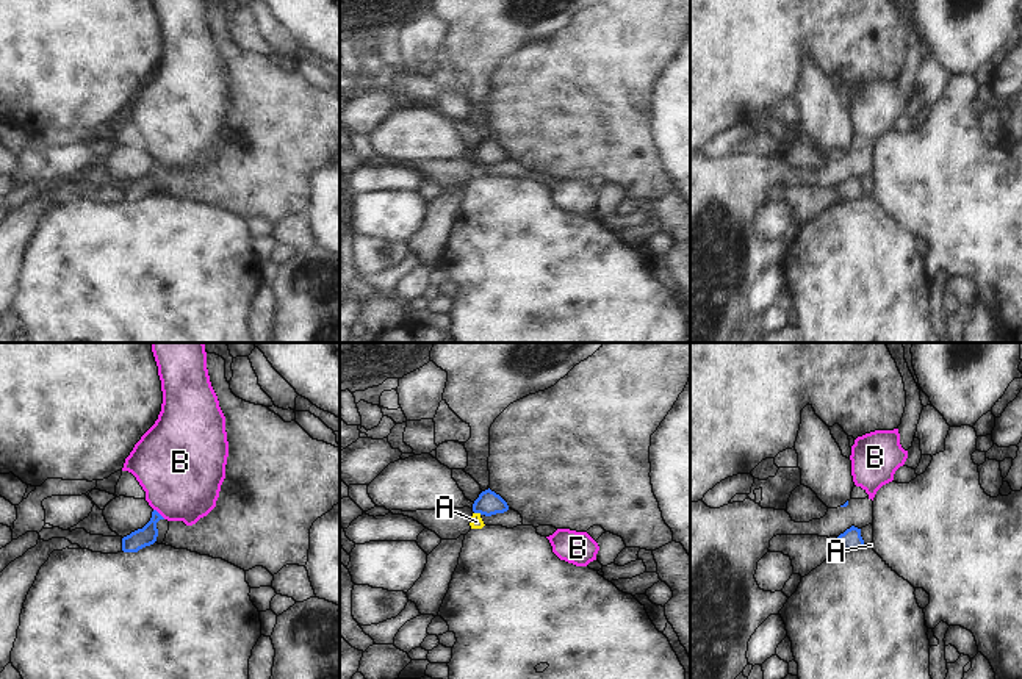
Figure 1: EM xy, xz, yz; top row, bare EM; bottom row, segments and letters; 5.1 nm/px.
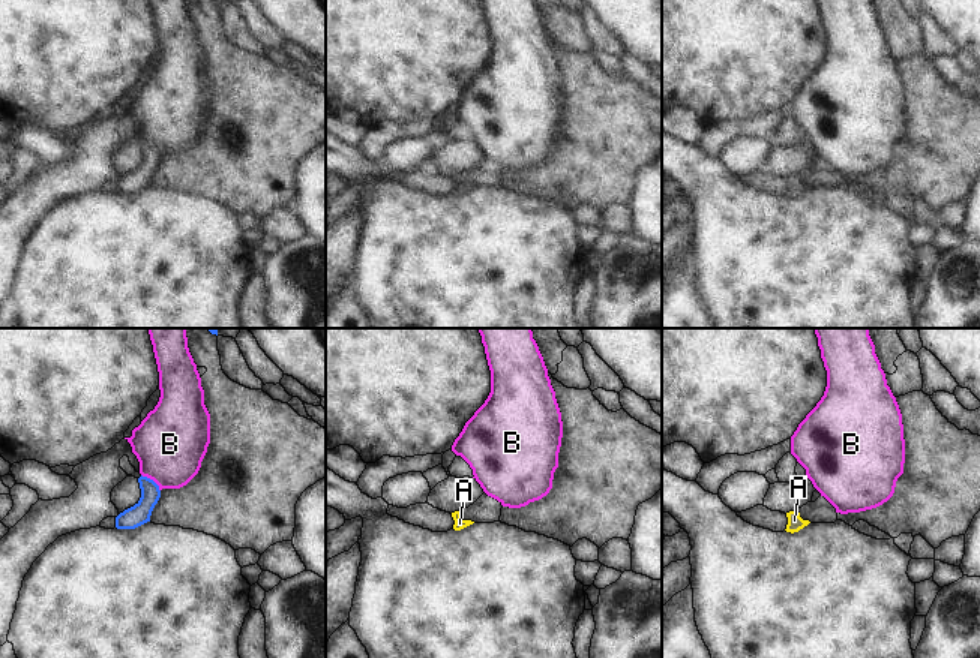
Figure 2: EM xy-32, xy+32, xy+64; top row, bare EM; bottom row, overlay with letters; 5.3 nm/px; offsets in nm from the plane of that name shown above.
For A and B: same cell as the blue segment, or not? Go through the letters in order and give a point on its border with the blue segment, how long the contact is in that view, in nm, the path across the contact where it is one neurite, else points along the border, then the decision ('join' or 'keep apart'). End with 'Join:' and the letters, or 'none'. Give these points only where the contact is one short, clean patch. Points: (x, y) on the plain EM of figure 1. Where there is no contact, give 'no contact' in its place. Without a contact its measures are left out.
A: meets blue in xz at (478, 161); contact 40 nm long; runs through xz (489, 152), (478, 161), (476, 171); join
B: meets blue in xy at (158, 163); contact 80 nm long; keep apart
Join: A

